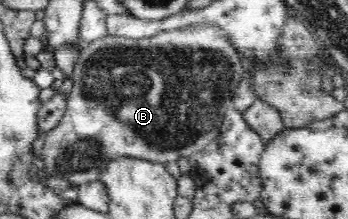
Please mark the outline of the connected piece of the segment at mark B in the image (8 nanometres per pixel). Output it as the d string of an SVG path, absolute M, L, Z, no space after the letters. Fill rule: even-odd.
M202 21L199 24L187 25L186 28L178 28L160 32L154 36L140 38L138 40L106 35L105 37L93 40L91 44L86 43L86 47L79 51L79 61L74 65L73 72L70 74L73 82L73 89L67 97L67 108L64 118L51 131L47 132L44 138L44 150L42 150L42 160L44 160L44 174L46 179L60 176L63 179L74 182L75 186L82 185L84 182L90 183L99 180L106 164L112 158L133 157L148 160L150 163L176 162L180 156L190 156L204 151L204 148L214 142L221 134L221 124L224 123L226 111L233 106L232 93L240 79L247 77L247 64L232 43L232 39L226 35L226 31L216 24L207 24Z

